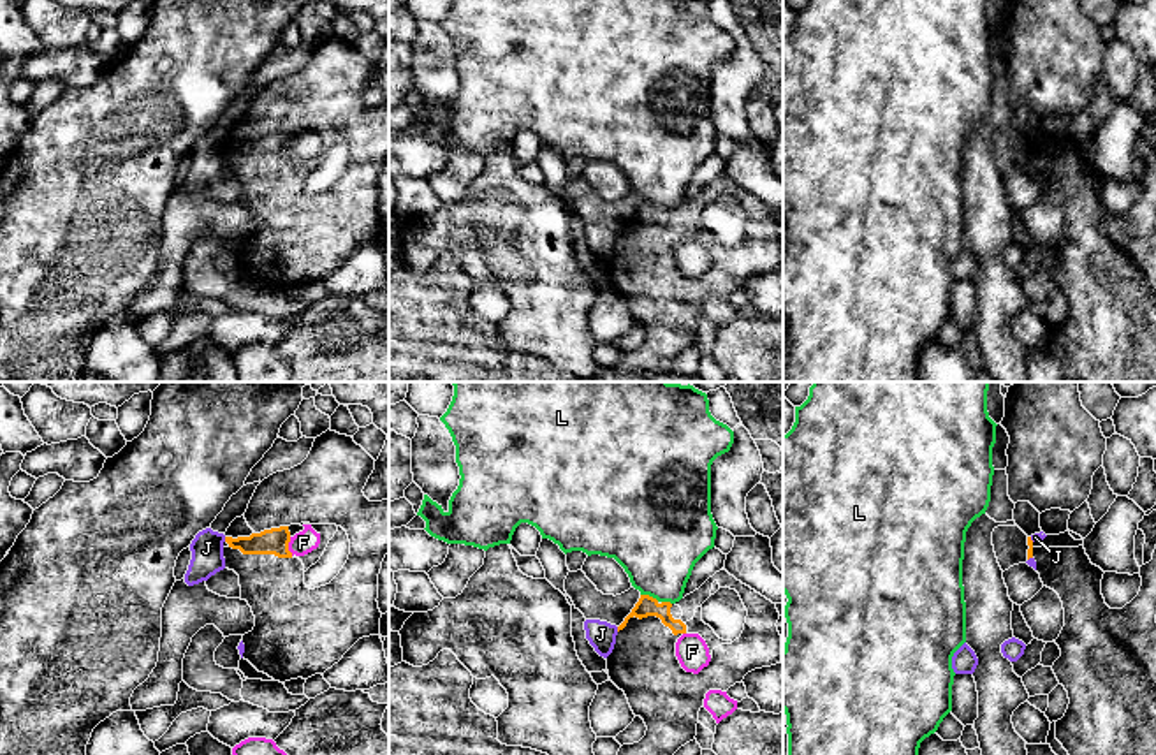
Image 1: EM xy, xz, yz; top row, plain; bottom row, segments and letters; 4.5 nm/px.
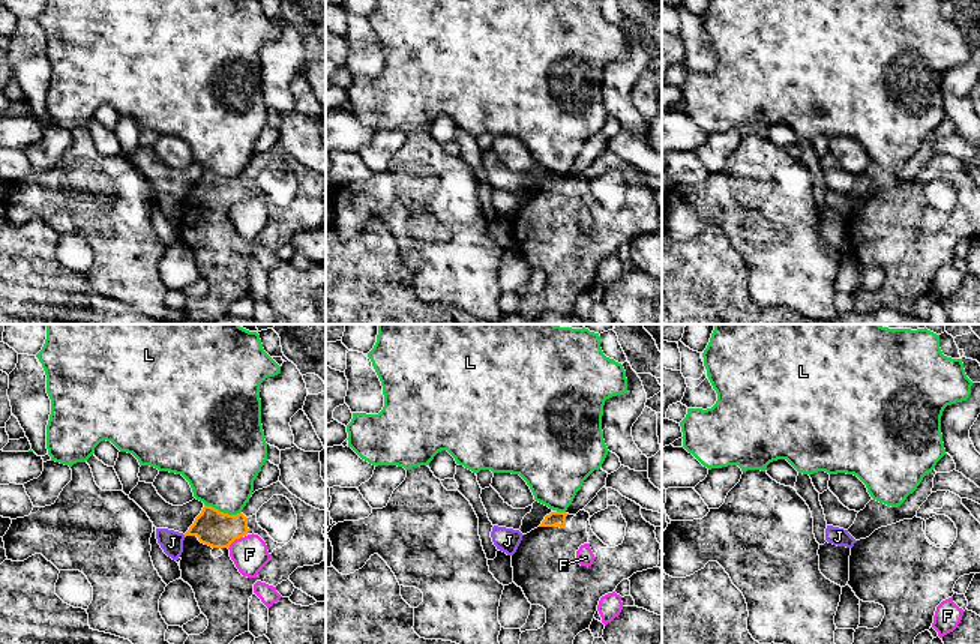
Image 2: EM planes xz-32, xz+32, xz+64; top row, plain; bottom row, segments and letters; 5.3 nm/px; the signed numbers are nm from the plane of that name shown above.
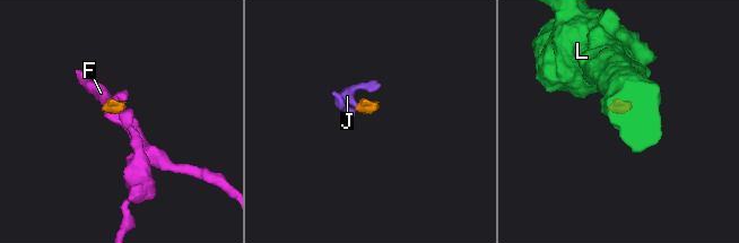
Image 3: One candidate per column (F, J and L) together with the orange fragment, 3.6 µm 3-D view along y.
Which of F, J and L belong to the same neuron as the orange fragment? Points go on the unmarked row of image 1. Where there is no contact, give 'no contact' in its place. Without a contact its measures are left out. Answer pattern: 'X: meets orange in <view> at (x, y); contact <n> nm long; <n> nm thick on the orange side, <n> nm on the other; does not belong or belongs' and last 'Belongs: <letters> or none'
F: meets orange in xy at (287, 152); contact 90 nm long; 120 nm thick on the orange side, 110 nm on the other; does not belong
J: meets orange in xy at (226, 145); contact 30 nm long; 120 nm thick on the orange side, 150 nm on the other; does not belong
L: meets orange in xz at (648, 201); contact 90 nm long; 90 nm thick on the orange side, 380 nm on the other; does not belong
Belongs: none

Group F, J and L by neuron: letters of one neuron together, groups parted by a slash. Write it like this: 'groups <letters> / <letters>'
groups F J / L

